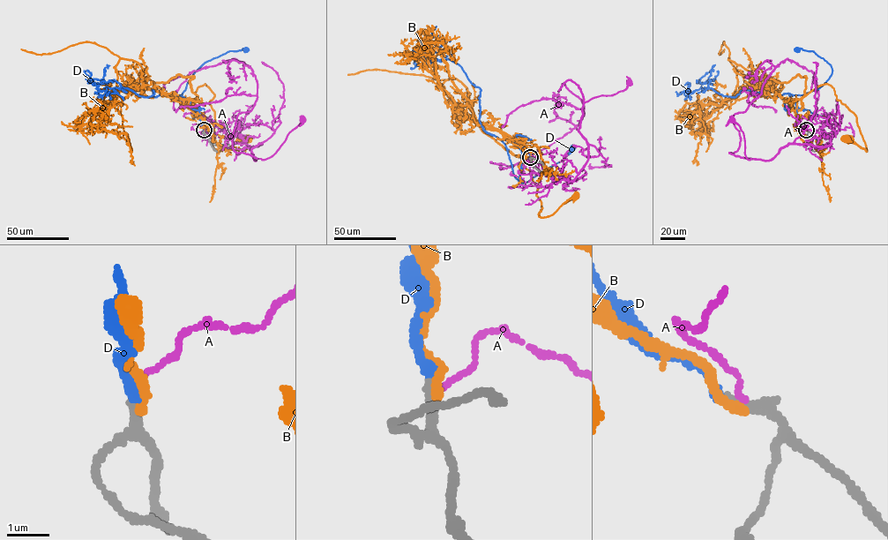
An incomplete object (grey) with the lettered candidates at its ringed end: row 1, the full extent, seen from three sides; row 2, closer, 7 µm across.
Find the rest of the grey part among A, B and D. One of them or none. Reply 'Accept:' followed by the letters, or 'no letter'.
Accept: D

